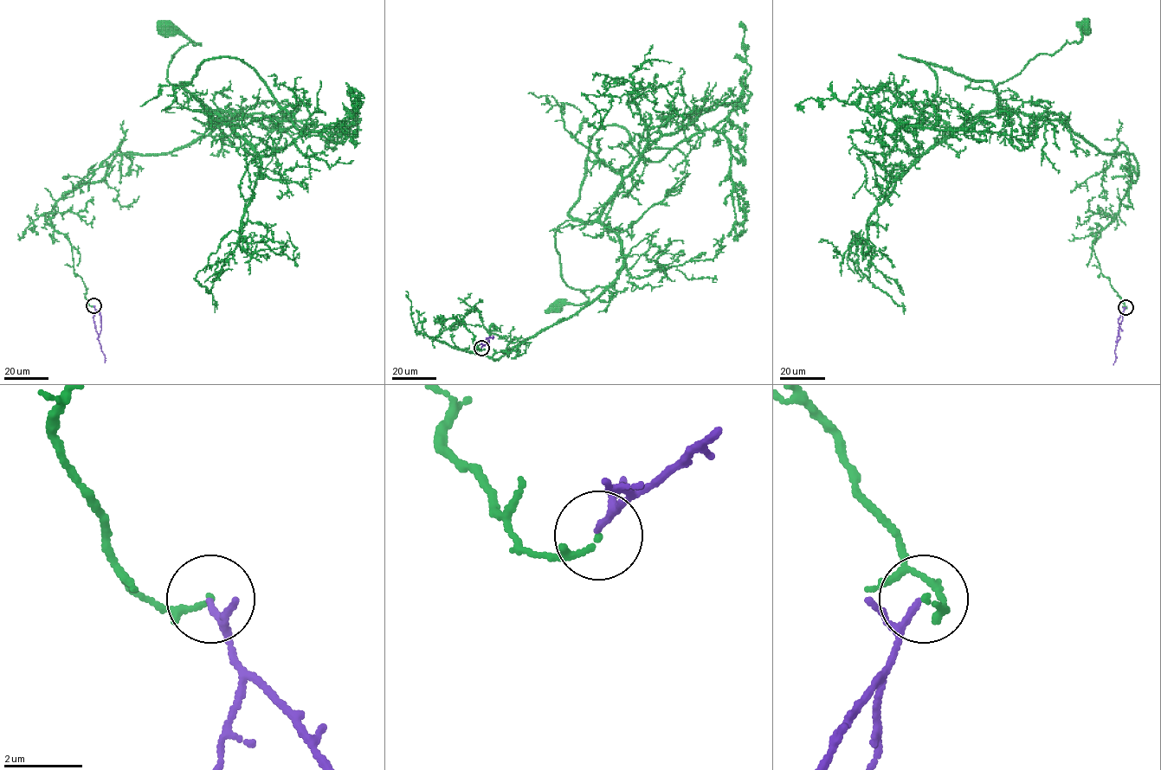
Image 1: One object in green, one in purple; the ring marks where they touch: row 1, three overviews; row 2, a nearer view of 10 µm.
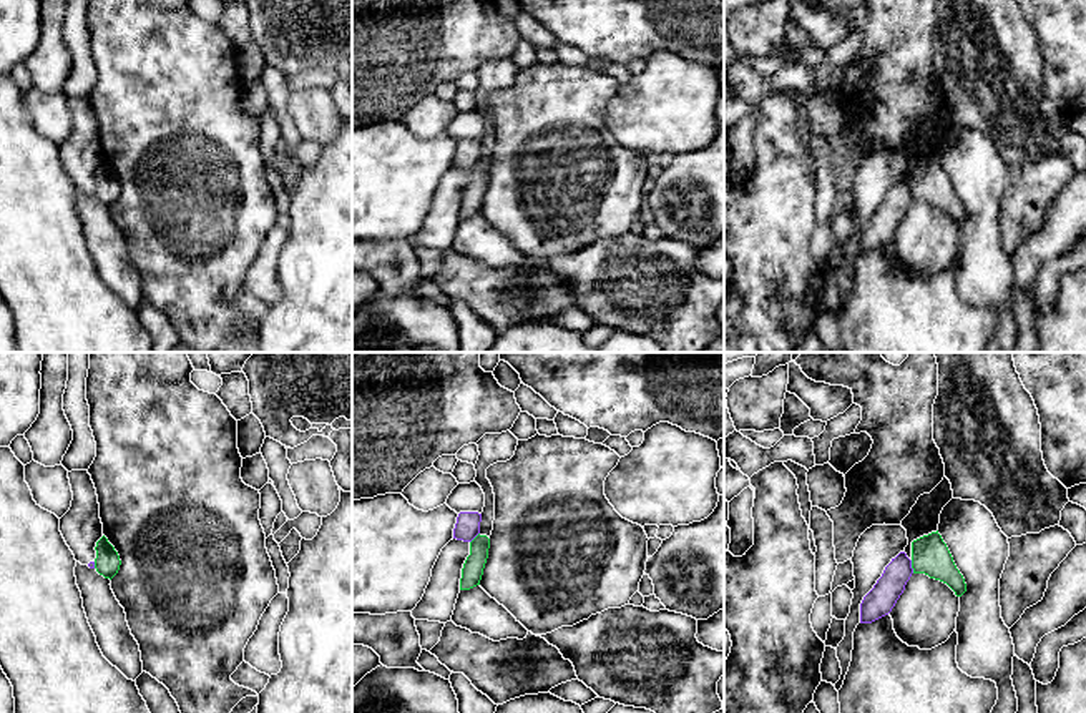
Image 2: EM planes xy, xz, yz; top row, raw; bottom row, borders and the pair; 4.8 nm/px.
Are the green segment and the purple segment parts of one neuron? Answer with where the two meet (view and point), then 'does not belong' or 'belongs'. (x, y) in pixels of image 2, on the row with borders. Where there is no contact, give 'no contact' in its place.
yz (912, 567) | does not belong

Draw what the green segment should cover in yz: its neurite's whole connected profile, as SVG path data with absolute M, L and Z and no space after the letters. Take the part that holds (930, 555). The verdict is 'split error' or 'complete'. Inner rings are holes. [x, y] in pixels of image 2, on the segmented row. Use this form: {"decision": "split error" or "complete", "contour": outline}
{"decision": "complete", "contour": "M938 530L912 542L912 568L913 573L925 573L947 583L956 597L966 592L965 578Z"}

